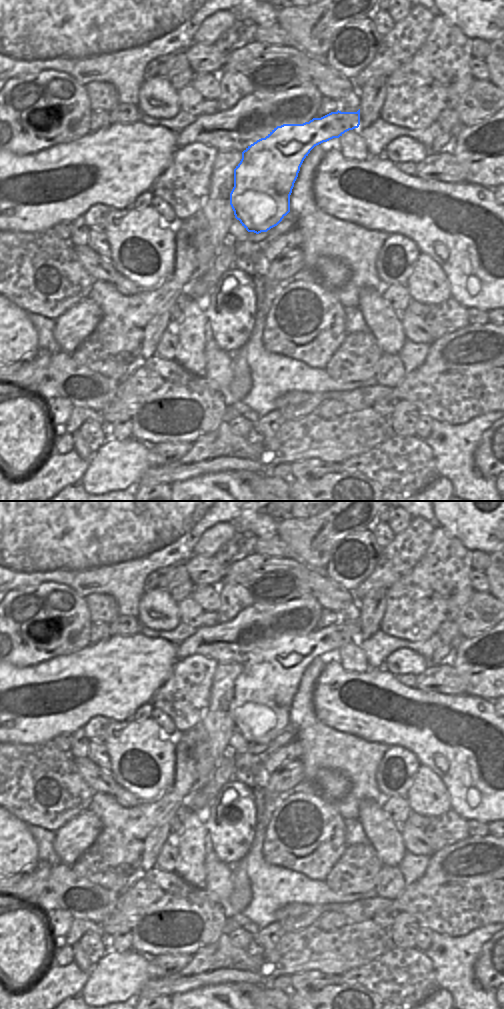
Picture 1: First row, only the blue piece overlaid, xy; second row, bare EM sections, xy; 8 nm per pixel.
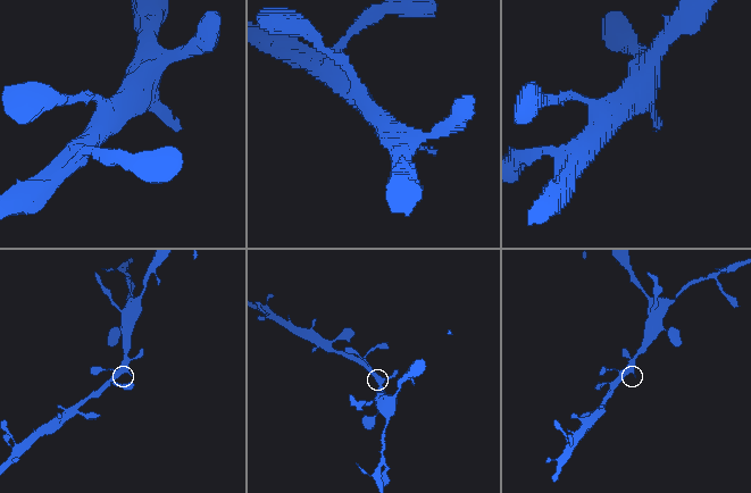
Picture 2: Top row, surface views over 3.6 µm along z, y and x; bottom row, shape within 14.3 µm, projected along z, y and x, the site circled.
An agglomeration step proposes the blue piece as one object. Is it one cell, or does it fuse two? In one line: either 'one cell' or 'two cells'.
one cell

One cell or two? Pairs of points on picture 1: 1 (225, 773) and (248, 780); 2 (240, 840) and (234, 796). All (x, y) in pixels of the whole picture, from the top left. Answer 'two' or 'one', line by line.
1: two
2: one

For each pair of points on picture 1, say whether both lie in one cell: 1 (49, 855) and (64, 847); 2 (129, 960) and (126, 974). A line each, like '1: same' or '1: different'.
1: different
2: same

